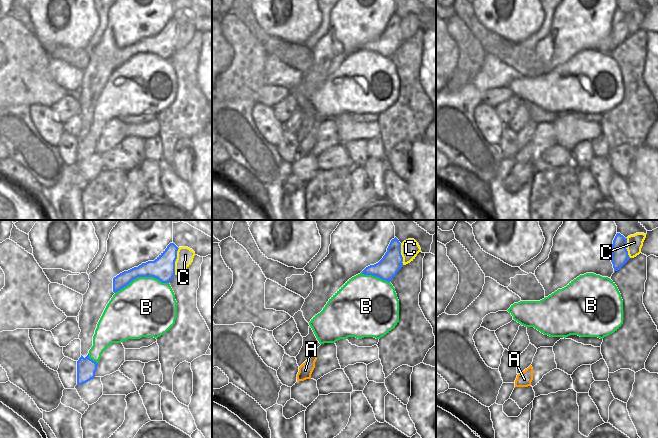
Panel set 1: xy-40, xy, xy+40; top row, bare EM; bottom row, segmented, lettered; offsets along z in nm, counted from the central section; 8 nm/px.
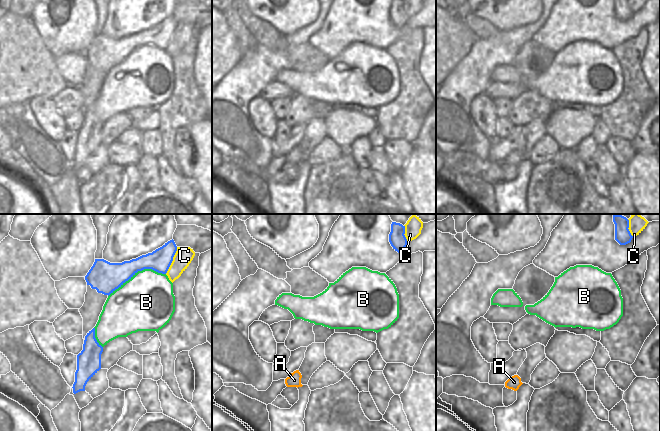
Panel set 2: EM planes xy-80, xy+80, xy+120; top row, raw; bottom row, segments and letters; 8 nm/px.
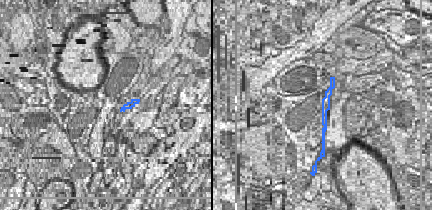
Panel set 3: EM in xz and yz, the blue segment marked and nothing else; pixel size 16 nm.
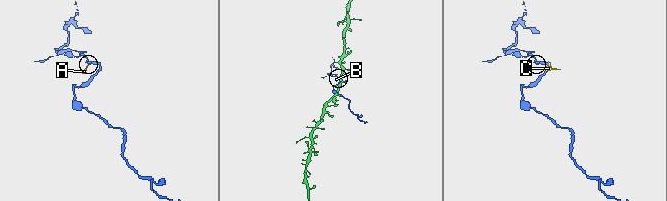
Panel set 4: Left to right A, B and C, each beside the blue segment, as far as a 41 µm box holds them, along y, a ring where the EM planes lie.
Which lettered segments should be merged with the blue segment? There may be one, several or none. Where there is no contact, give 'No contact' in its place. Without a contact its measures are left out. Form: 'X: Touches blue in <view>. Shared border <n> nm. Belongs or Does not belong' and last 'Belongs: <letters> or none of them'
A: No contact. Does not belong
B: Touches blue in xy-40. Shared border 440 nm. Does not belong
C: Touches blue in xy-40. Shared border 220 nm. Does not belong
Belongs: none of them

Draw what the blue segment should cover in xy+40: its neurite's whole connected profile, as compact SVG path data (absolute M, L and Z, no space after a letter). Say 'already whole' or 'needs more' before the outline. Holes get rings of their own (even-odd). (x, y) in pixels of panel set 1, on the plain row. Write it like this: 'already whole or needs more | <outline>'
already whole | M617 9L611 22L611 38L614 48L621 45L630 35L627 27L627 14Z

